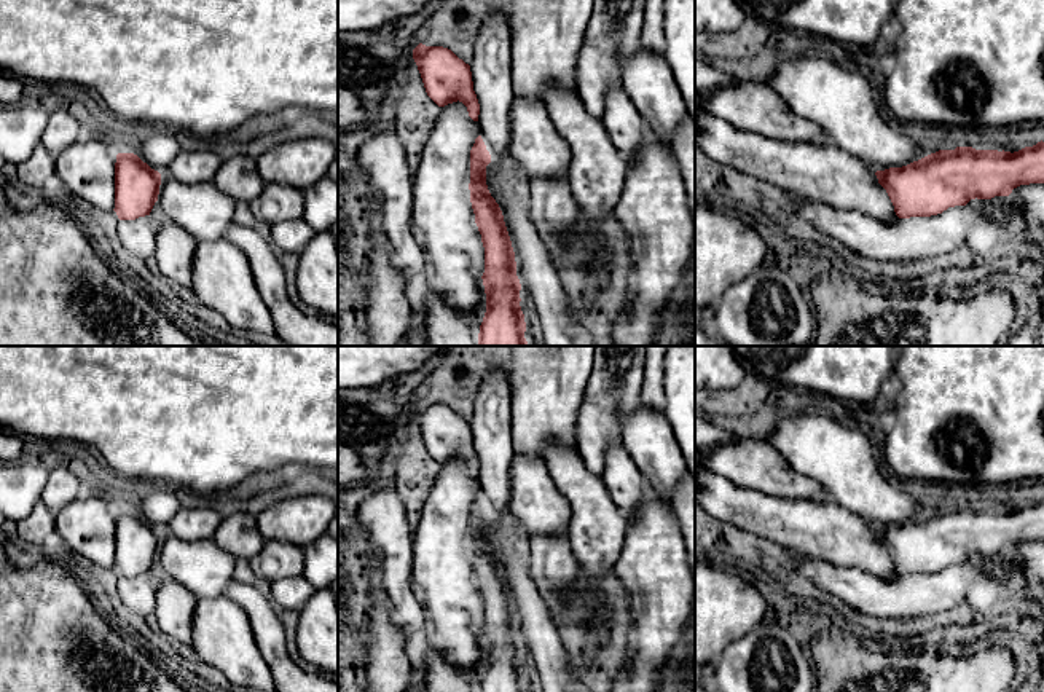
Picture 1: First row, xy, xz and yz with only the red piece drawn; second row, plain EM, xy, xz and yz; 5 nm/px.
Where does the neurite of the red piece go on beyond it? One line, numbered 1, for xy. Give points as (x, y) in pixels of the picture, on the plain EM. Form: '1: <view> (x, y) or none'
1: none

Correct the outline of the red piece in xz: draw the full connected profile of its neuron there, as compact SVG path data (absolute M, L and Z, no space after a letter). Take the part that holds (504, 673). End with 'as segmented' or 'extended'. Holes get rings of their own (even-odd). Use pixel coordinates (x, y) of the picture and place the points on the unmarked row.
M478 493L470 507L470 560L485 604L486 670L478 692L524 692L526 679L520 663L521 641L502 568L486 542L491 512Z; as segmented

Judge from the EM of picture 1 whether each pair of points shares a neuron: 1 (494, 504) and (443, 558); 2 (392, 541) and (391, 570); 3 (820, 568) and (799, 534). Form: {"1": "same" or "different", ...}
{"1": "different", "2": "same", "3": "different"}

